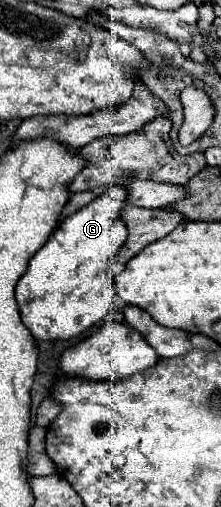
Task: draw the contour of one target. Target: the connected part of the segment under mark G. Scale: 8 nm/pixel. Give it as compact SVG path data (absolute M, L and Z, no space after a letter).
M110 186L88 206L66 216L50 240L32 256L28 270L18 280L16 300L22 322L36 340L80 336L113 312L116 290L110 266L128 238L126 224L122 224L126 196L124 186Z

